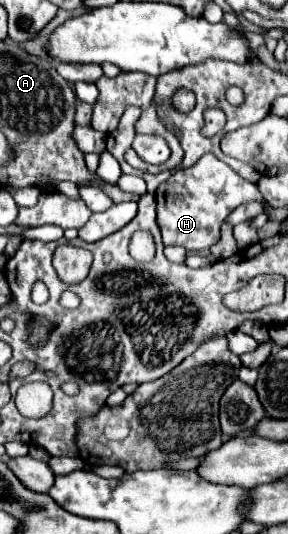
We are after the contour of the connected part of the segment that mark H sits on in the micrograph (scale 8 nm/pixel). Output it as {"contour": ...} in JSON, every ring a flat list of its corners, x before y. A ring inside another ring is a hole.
{"contour":[[204,155,196,165,176,171,156,191,158,203,158,225,162,231,164,245,182,245,188,251,210,249,220,239,220,227,224,219,242,203,258,201,266,203,254,183,240,179,226,163,214,155]]}

